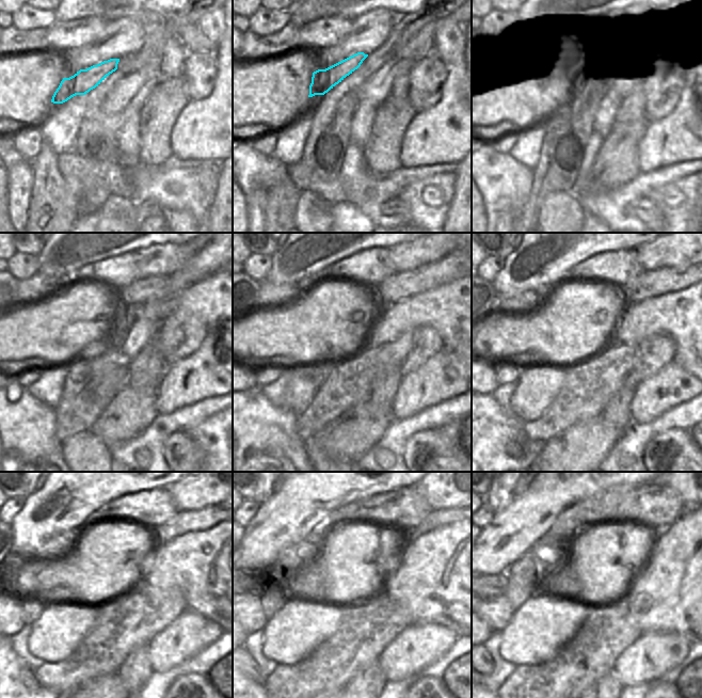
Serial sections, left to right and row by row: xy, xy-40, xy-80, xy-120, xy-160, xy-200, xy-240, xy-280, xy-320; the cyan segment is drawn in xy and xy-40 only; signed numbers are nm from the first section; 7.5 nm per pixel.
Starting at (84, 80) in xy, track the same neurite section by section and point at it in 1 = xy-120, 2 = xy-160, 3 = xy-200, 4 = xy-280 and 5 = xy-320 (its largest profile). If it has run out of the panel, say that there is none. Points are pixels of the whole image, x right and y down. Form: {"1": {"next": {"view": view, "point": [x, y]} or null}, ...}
{"1": {"next": {"view": "xy-120", "point": [158, 288]}}, "2": {"next": {"view": "xy-160", "point": [402, 285]}}, "3": {"next": {"view": "xy-200", "point": [651, 283]}}, "4": {"next": {"view": "xy-280", "point": [437, 518]}}, "5": {"next": {"view": "xy-320", "point": [656, 530]}}}

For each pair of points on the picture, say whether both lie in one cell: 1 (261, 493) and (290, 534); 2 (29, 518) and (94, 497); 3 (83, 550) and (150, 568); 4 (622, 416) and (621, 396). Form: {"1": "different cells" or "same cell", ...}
{"1": "different cells", "2": "same cell", "3": "different cells", "4": "same cell"}

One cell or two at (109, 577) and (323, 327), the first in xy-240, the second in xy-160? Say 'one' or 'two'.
one

